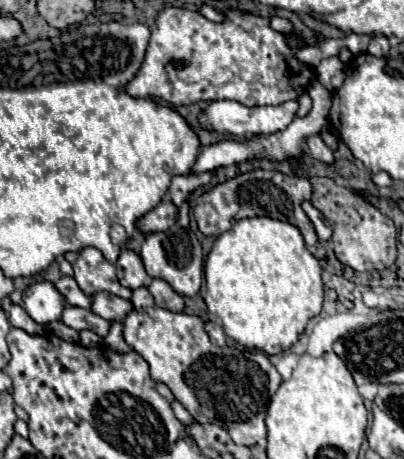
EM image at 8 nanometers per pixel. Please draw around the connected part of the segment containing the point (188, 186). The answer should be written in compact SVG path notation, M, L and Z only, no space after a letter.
M214 171L204 172L196 175L198 176L192 176L192 174L189 174L172 177L168 194L171 197L171 201L178 208L181 207L182 203L191 191L200 187L201 185L207 184L212 179Z

